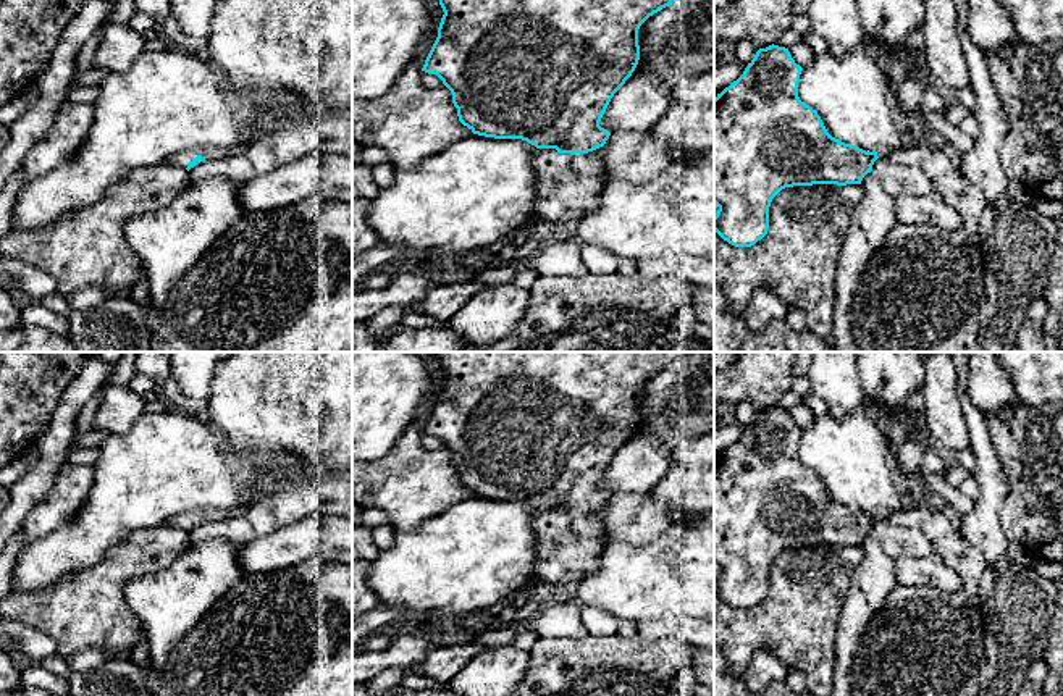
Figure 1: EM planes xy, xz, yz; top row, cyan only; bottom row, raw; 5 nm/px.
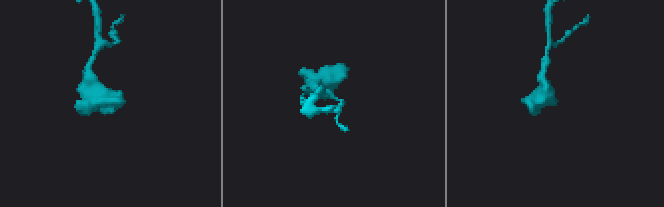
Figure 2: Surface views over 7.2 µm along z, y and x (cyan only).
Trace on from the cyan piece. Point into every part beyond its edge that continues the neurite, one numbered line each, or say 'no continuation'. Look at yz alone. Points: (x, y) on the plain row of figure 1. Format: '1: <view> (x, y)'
1: yz (949, 543)

